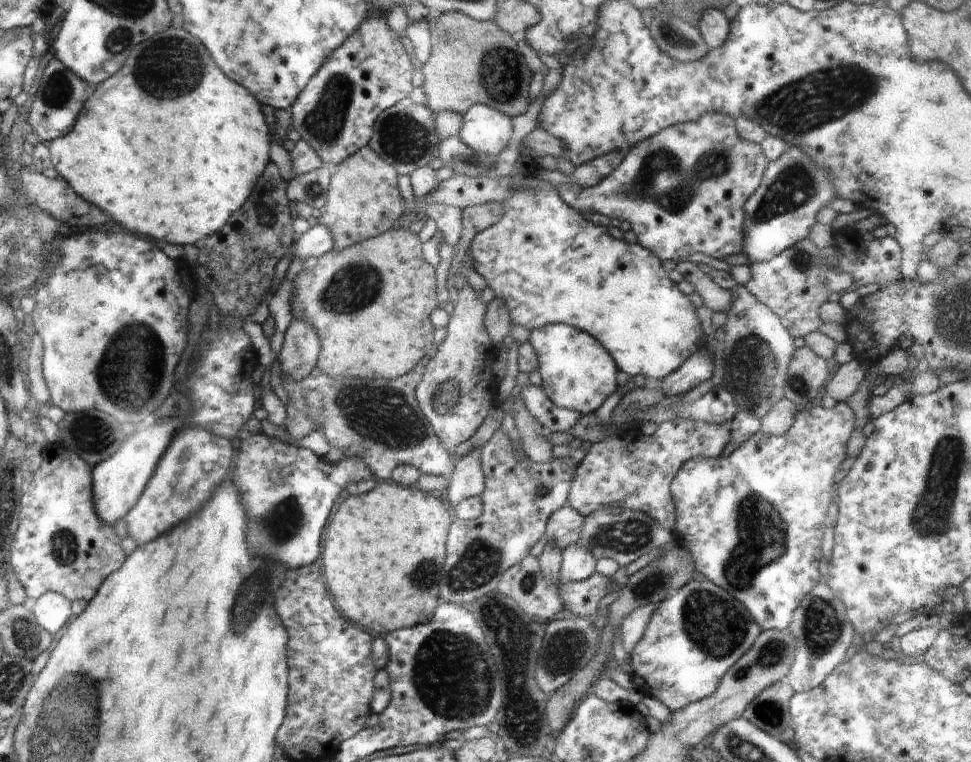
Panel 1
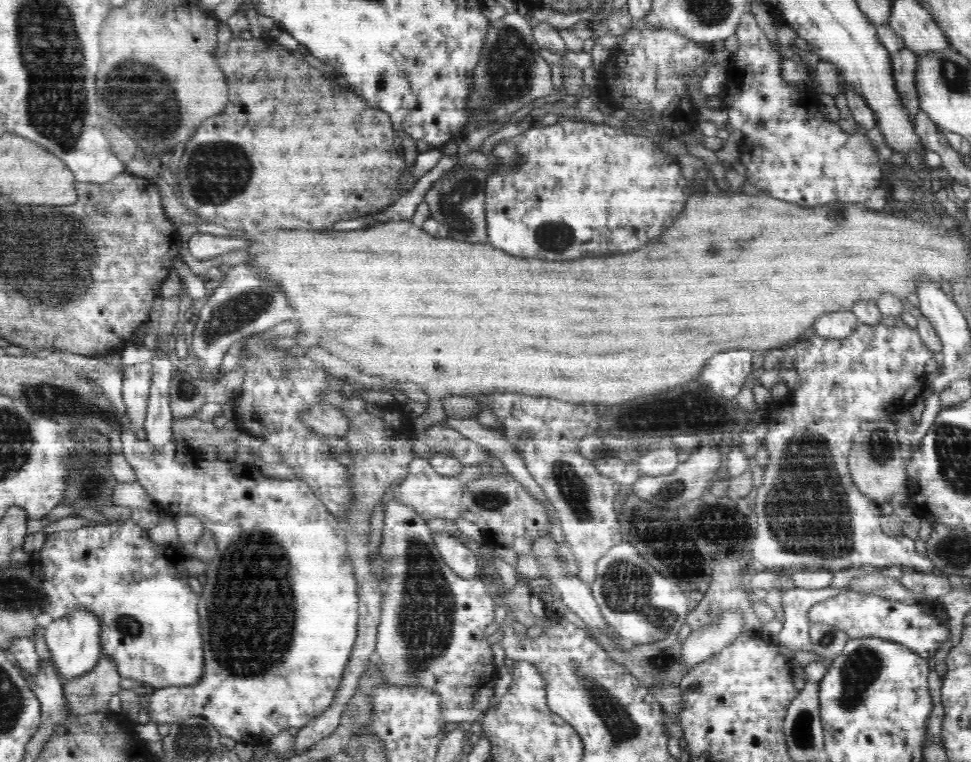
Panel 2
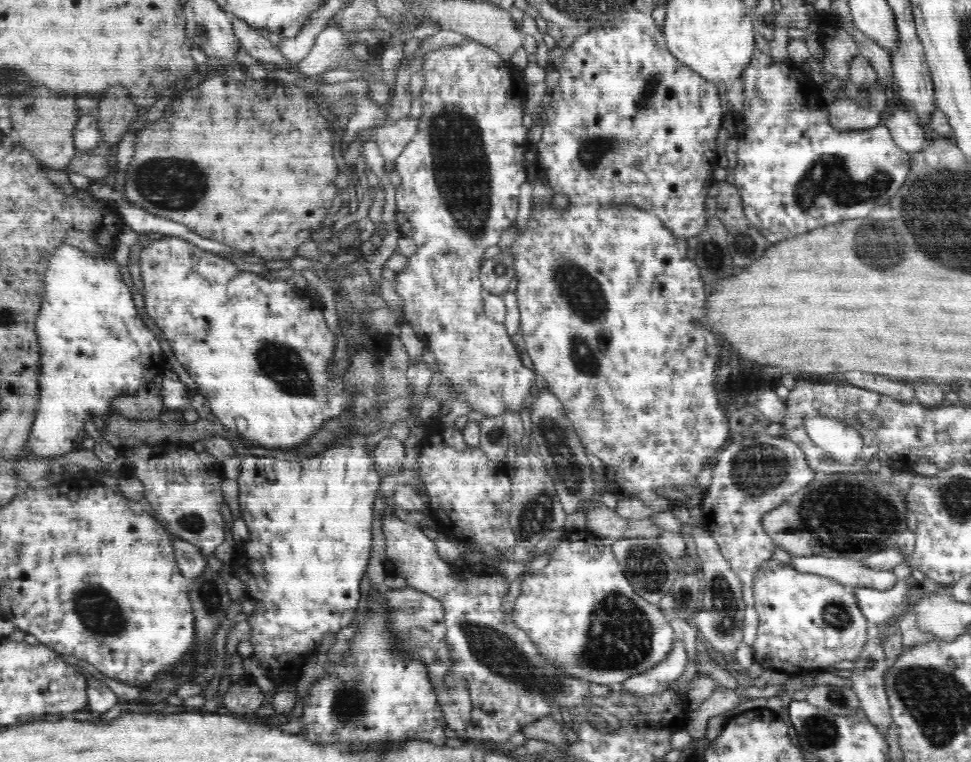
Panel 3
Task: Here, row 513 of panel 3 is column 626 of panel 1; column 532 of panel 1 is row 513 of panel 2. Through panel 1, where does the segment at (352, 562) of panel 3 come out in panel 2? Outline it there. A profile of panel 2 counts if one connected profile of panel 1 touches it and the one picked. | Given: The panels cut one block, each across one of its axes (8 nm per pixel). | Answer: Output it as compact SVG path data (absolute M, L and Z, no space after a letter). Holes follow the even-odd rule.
M57 349L56 356L68 364L74 366L74 370L84 375L87 379L94 381L102 390L102 393L112 403L112 411L118 416L122 416L124 434L122 434L121 452L127 462L135 470L137 481L147 490L147 493L158 502L159 509L167 515L192 515L201 520L205 530L209 530L217 544L217 556L208 563L205 571L206 584L203 586L204 592L200 593L200 630L202 630L202 642L204 652L204 674L202 678L191 685L173 686L153 690L153 695L149 700L149 718L150 722L157 725L172 725L176 722L191 722L197 717L203 717L218 730L222 737L231 737L237 743L245 744L266 744L268 740L276 737L280 732L289 728L302 729L307 723L312 722L317 716L320 716L334 700L340 679L342 678L346 664L352 654L354 640L356 640L356 624L359 622L359 597L358 583L354 576L354 567L348 554L348 543L346 543L346 529L342 529L338 524L338 519L334 518L327 511L327 508L320 502L320 499L312 492L312 489L301 479L274 479L261 474L256 466L243 466L229 461L208 462L208 470L198 468L196 464L186 464L176 460L176 444L168 442L164 446L154 448L144 437L137 437L130 432L130 419L126 417L126 407L123 401L123 366L118 363L108 361L98 361L98 359L86 358L80 354L70 354Z

